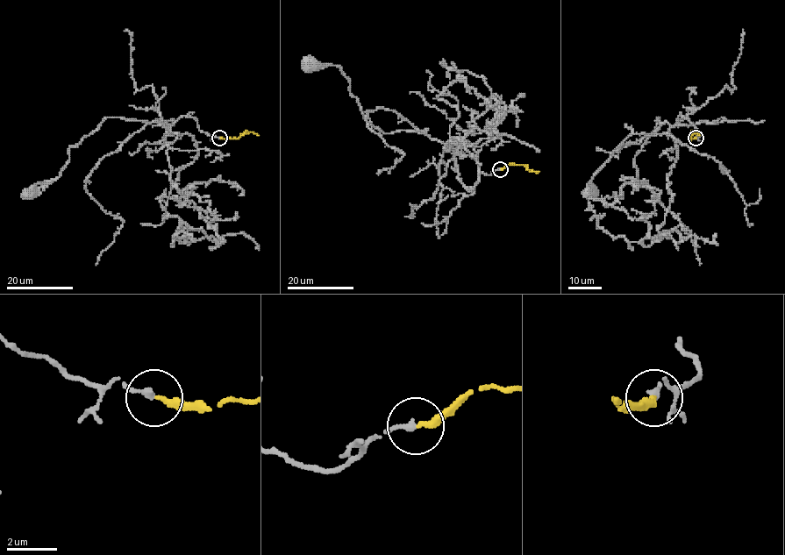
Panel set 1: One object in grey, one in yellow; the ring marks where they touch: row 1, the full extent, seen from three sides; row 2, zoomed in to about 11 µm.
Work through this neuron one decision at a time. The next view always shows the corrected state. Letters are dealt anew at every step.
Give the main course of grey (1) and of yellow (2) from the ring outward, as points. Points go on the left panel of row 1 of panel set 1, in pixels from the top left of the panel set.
1: (220, 138), (203, 132), (189, 116), (167, 124), (106, 117), (68, 148), (59, 175), (29, 194)
2: (220, 138), (239, 138), (245, 132), (253, 131), (259, 135)

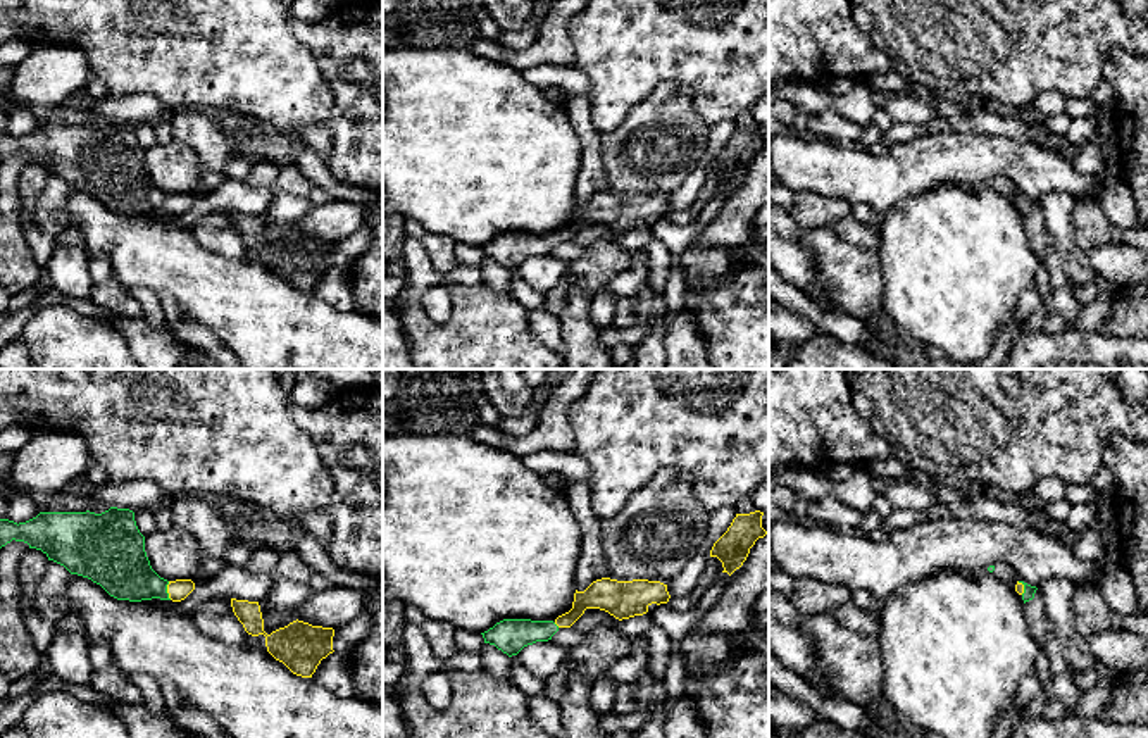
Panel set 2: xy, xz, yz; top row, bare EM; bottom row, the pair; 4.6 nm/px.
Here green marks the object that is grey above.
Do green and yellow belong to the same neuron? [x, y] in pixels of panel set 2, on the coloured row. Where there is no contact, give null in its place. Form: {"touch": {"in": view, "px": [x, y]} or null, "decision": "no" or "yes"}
{"touch": {"in": "xy", "px": [166, 590]}, "decision": "yes"}

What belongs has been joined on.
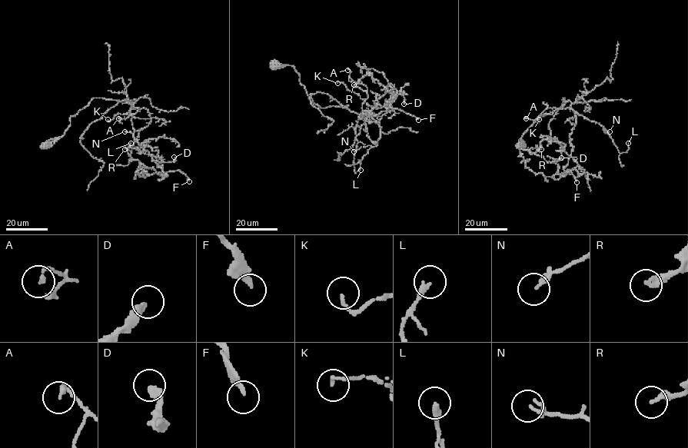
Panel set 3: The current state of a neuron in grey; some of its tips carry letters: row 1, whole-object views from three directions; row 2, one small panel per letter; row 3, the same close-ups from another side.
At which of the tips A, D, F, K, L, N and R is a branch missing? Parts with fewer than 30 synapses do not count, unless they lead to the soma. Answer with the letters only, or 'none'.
F

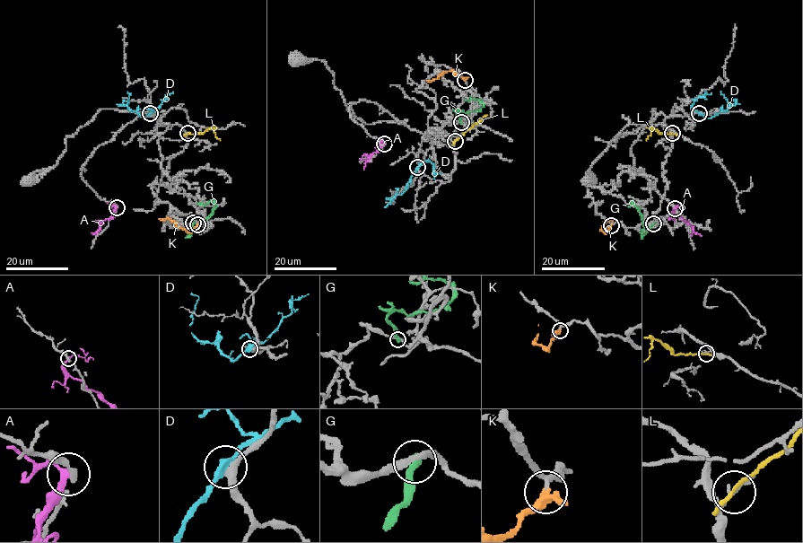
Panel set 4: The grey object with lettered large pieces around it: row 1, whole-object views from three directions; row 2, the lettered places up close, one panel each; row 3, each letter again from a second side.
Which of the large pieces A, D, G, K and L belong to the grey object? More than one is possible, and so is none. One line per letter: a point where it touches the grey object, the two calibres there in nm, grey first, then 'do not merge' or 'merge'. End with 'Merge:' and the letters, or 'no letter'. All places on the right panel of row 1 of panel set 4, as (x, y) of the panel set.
A: contact (675, 208); calibres 220 and 240 nm; do not merge
D: contact (699, 113); calibres 340 and 360 nm; do not merge
G: contact (653, 223); calibres 280 and 320 nm; do not merge
K: contact (611, 225); calibres 200 and 340 nm; merge
L: contact (672, 133); calibres 130 and 170 nm; do not merge
Merge: K

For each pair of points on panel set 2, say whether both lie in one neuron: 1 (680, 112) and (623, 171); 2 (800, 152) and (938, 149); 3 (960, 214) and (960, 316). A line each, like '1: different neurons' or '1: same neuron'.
1: same neuron
2: same neuron
3: same neuron

